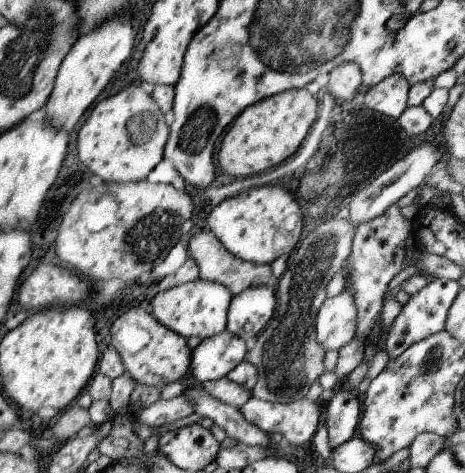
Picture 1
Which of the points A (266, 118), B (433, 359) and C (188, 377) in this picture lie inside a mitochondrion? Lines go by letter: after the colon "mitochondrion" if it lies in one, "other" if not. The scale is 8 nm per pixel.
A: other
B: mitochondrion
C: other

